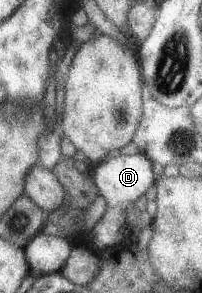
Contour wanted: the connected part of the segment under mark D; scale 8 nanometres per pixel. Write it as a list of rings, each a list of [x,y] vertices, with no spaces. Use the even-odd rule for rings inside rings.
[[[140,151],[138,154],[120,154],[116,158],[106,159],[94,169],[96,184],[109,204],[107,213],[94,227],[93,241],[99,249],[115,247],[117,243],[121,243],[125,239],[130,207],[147,193],[147,189],[151,185],[156,185],[159,177],[155,175],[151,161],[152,159],[145,152]]]

